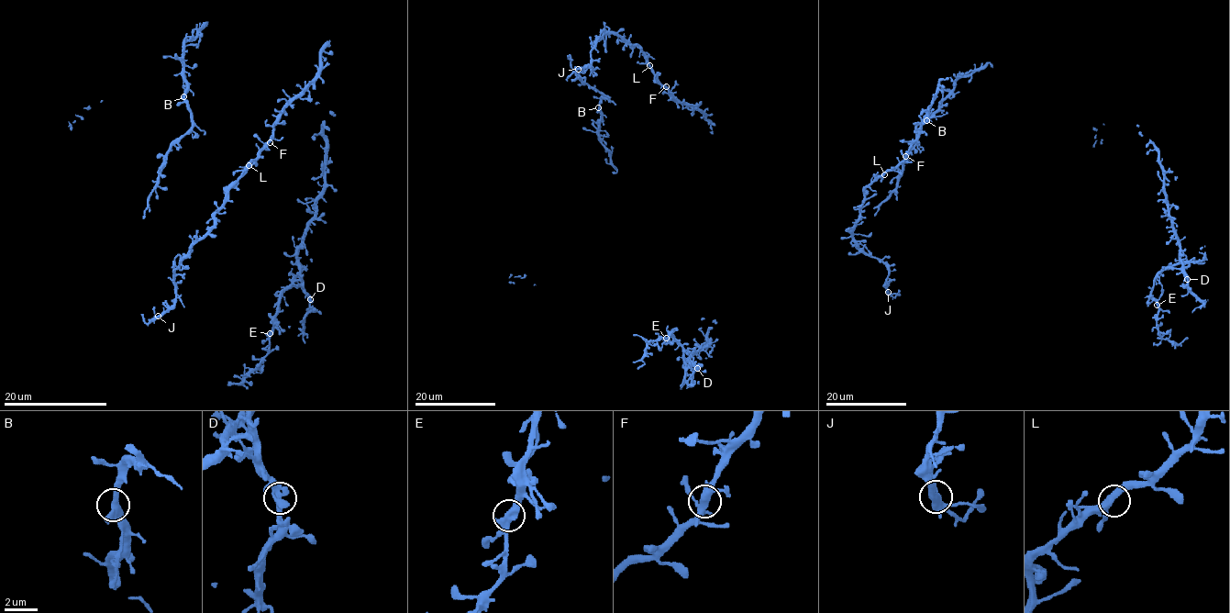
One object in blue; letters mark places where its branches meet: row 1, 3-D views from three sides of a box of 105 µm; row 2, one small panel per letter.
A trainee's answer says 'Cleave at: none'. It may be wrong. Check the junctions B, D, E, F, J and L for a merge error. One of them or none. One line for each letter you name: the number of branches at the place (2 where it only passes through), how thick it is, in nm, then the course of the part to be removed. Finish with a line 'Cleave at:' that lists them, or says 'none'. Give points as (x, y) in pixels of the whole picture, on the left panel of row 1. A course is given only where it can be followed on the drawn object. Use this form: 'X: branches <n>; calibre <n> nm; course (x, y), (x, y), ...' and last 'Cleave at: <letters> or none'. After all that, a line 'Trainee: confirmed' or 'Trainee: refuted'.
Cleave at: none
Trainee: confirmed

